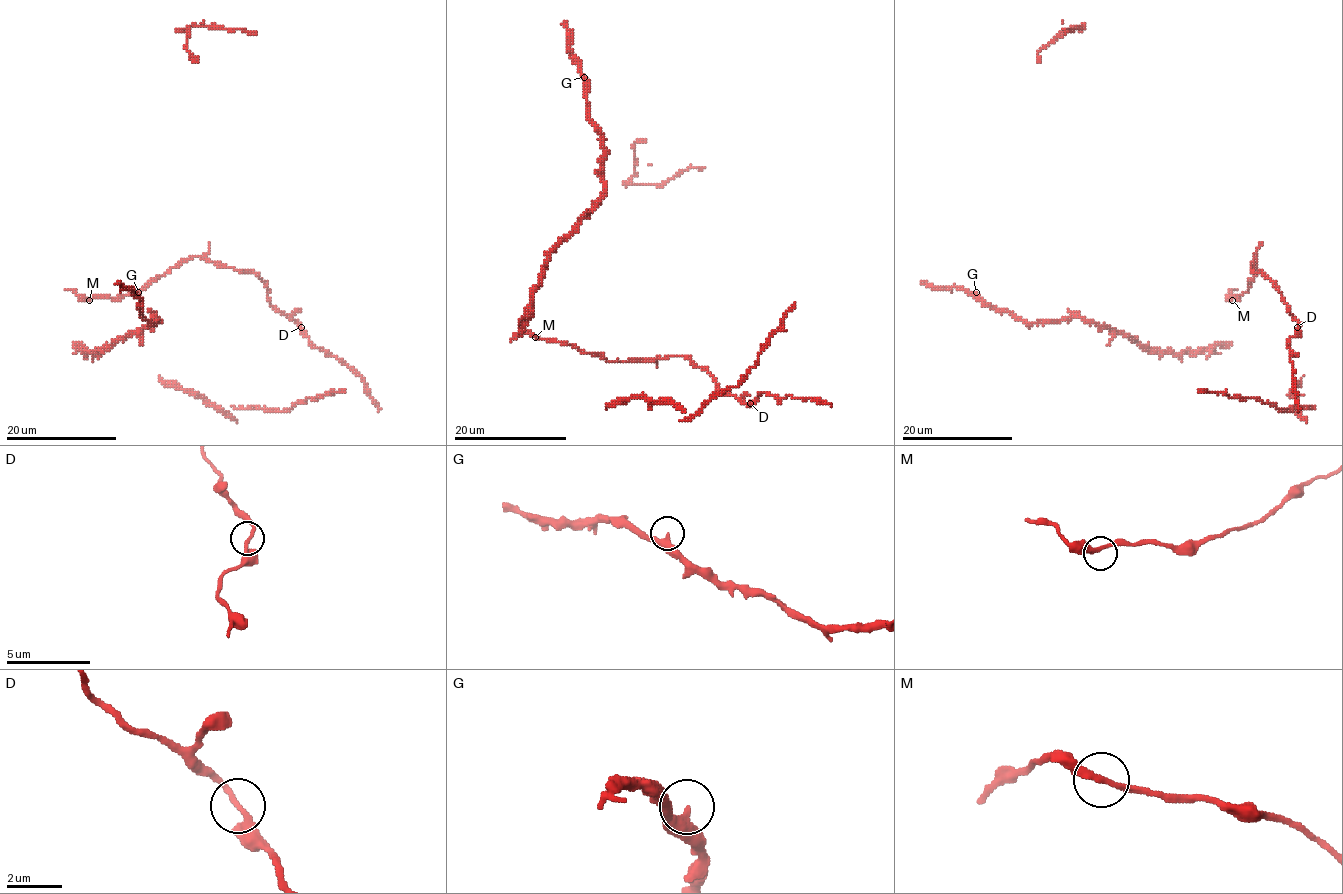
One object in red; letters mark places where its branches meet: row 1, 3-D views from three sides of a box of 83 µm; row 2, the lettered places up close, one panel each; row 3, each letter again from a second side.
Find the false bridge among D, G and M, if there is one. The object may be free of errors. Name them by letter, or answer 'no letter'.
no letter

